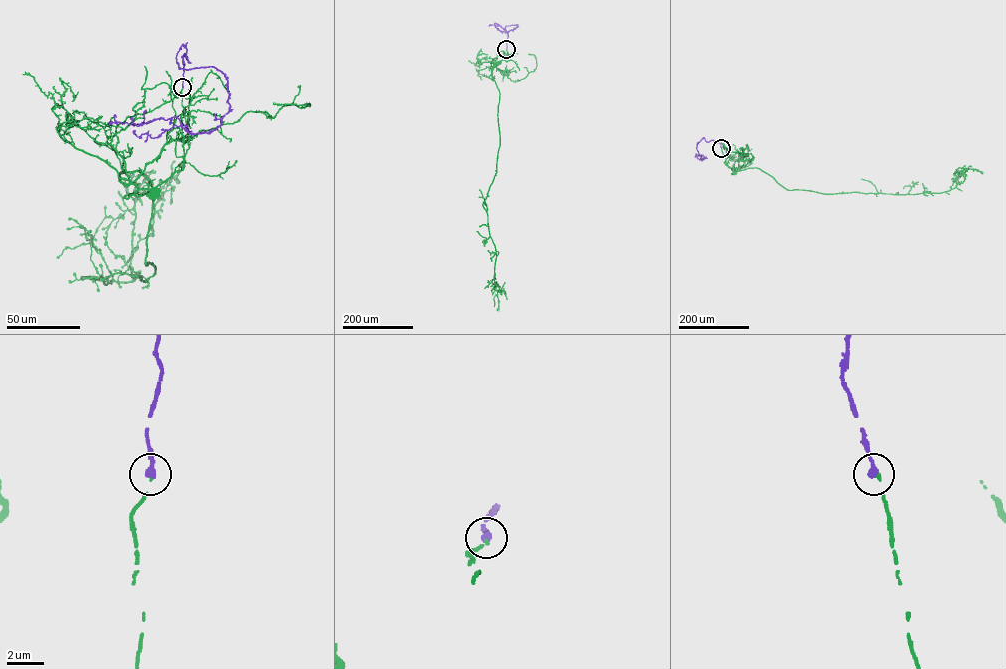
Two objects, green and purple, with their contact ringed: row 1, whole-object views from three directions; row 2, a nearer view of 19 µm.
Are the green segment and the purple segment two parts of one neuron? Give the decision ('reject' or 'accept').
accept

